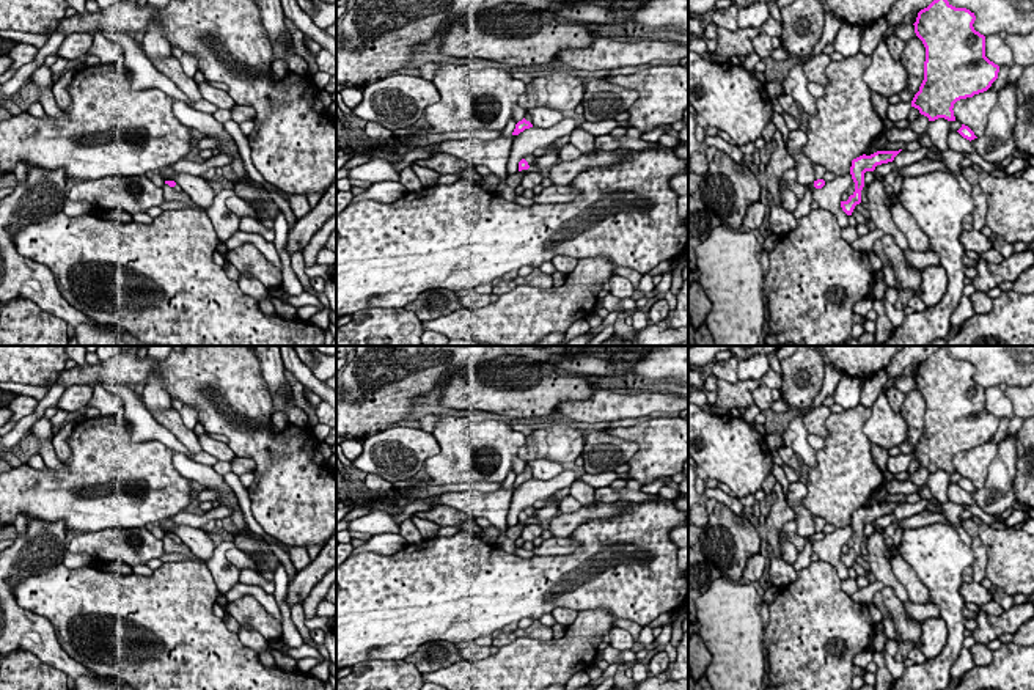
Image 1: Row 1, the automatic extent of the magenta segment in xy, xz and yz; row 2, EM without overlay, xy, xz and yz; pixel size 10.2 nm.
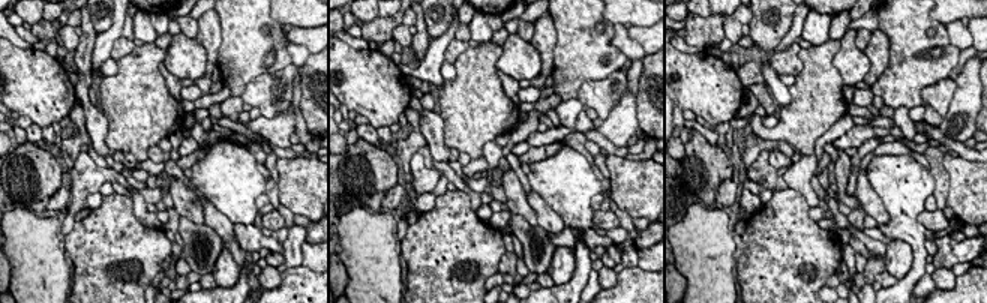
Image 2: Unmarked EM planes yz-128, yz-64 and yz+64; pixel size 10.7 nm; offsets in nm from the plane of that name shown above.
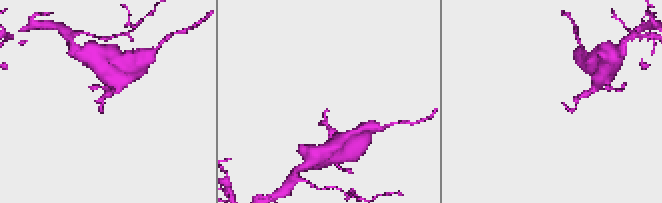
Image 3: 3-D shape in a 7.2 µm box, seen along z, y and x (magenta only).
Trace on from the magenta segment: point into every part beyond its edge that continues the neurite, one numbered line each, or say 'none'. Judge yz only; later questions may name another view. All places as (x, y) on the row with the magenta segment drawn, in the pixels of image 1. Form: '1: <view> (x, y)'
1: yz (803, 208)

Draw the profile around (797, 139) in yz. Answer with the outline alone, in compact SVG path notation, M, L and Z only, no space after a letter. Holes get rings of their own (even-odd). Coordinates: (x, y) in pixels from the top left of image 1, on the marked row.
M805 129L789 130L786 149L795 160L797 179L801 185L808 187L814 184L816 171L814 163L805 156L803 148L808 143Z

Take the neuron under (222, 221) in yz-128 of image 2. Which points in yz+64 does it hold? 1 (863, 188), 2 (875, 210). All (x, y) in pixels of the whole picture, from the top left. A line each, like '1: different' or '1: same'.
1: same
2: same

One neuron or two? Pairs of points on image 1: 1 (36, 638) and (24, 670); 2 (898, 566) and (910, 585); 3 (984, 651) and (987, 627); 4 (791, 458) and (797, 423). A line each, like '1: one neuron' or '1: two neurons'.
1: two neurons
2: one neuron
3: two neurons
4: two neurons

